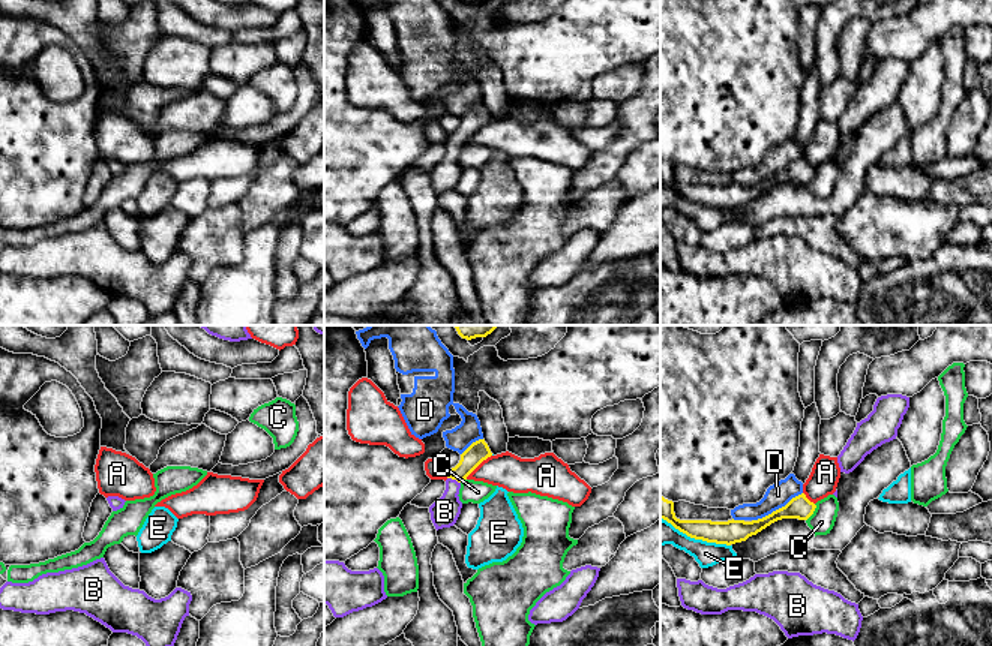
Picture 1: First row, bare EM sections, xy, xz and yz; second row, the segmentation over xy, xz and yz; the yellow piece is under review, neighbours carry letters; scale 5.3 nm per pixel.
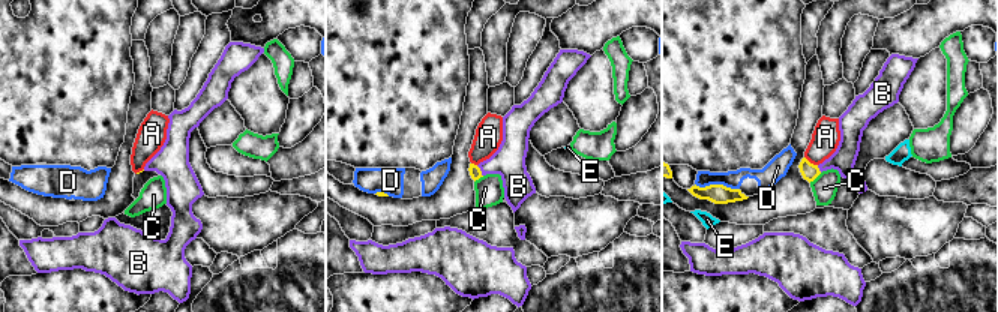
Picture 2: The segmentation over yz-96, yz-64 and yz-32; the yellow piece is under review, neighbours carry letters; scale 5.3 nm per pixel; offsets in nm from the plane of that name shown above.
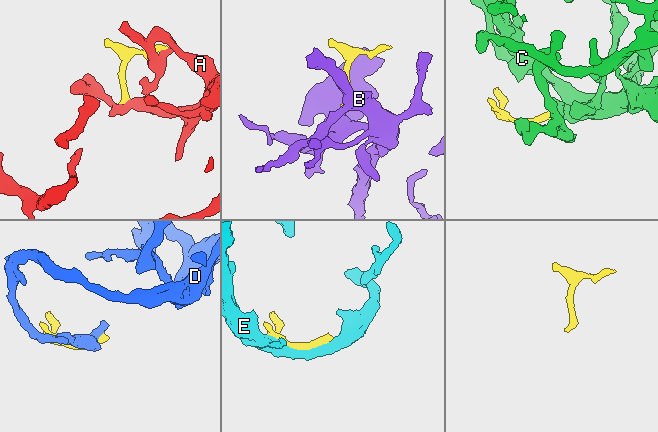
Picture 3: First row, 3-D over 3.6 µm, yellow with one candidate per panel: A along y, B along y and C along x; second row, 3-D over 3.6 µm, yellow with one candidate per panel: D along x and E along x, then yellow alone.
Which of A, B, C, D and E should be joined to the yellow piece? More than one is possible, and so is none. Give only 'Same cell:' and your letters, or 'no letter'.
Same cell: B

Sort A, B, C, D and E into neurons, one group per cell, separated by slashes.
A / B / C / D / E

